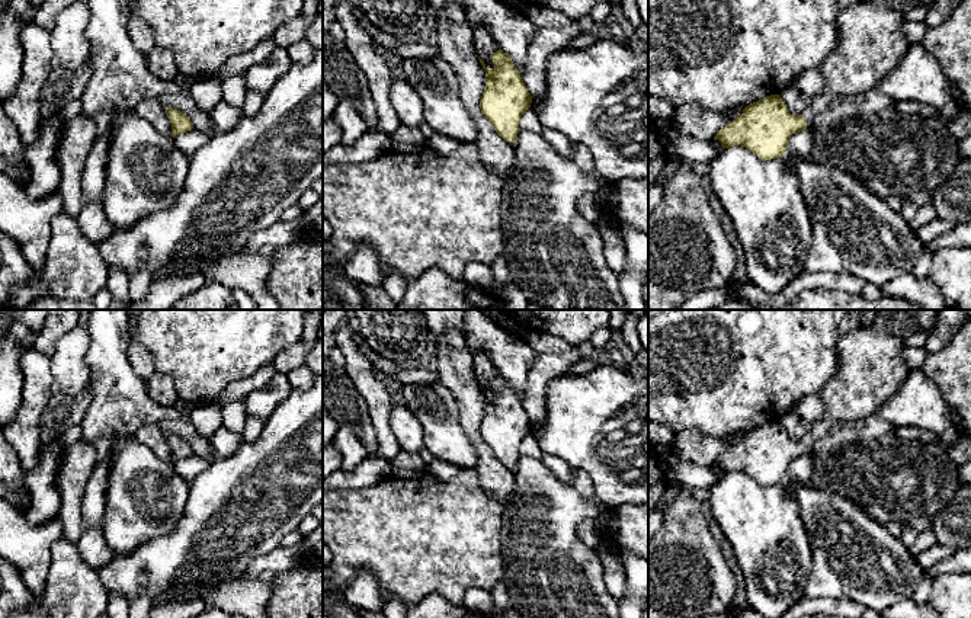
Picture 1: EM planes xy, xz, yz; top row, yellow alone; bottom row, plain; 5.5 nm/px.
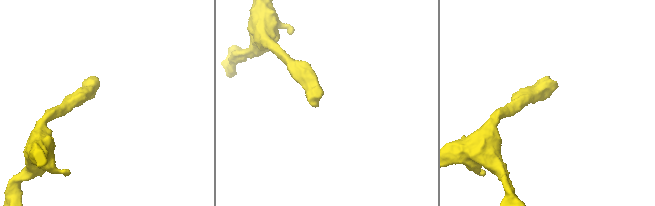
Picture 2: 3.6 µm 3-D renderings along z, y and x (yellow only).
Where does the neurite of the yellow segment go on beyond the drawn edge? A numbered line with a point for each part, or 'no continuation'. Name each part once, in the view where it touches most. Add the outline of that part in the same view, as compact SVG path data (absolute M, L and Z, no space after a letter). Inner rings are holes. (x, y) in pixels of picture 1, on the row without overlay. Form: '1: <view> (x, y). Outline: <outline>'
1: yz (869, 371). Outline: M862 324L839 336L836 371L820 391L824 414L810 423L802 439L807 454L836 422L855 422L877 414L901 391L910 374L901 361L904 348L904 339Z

